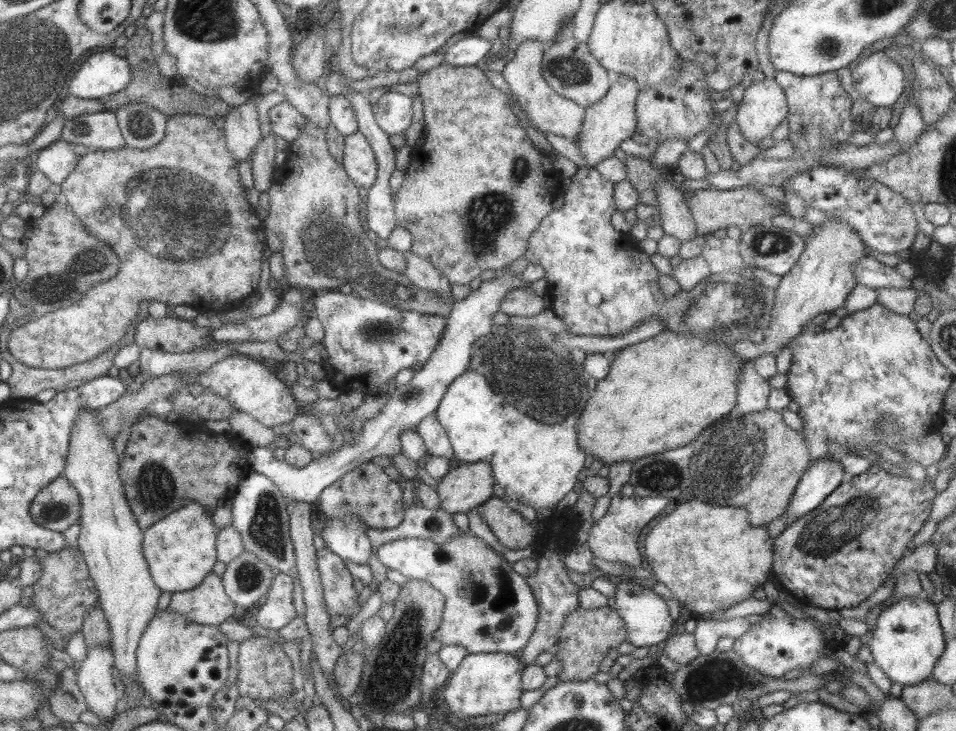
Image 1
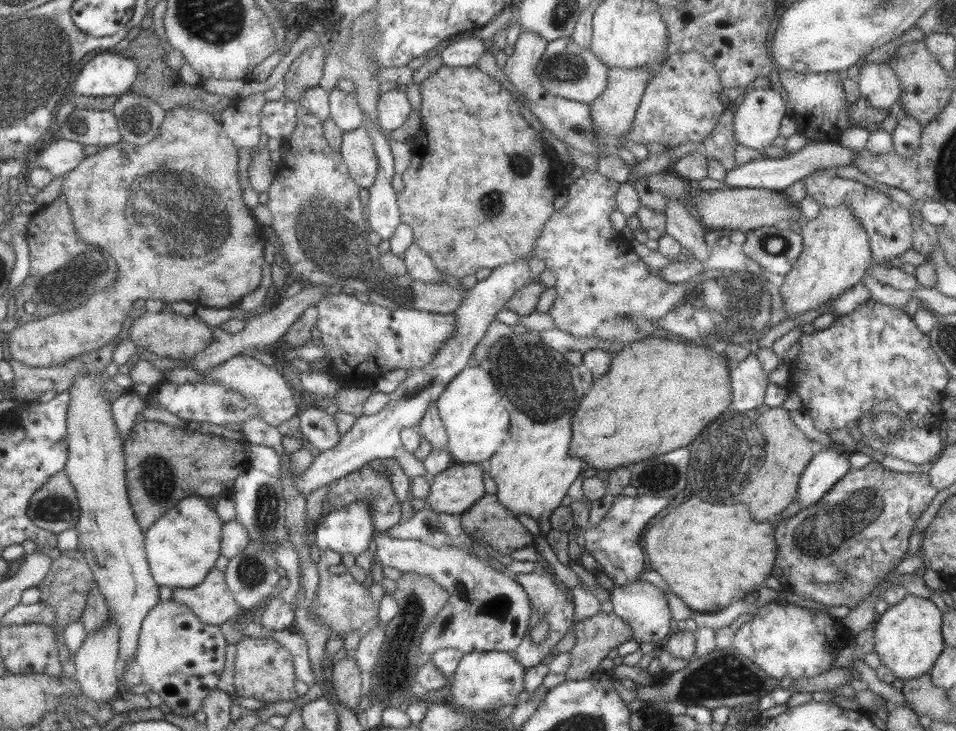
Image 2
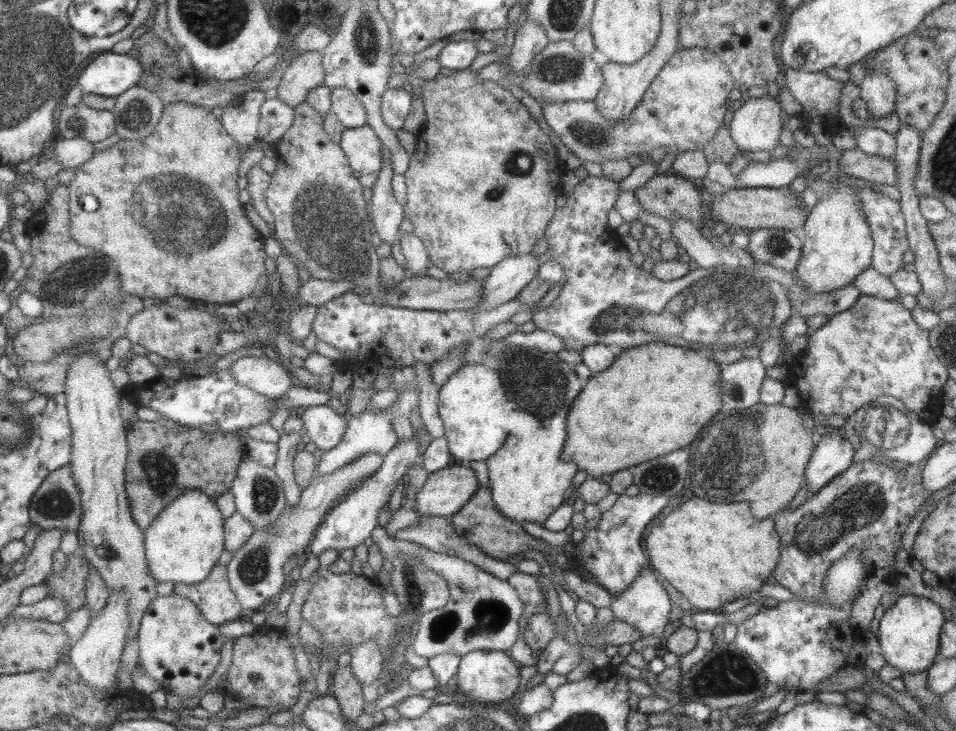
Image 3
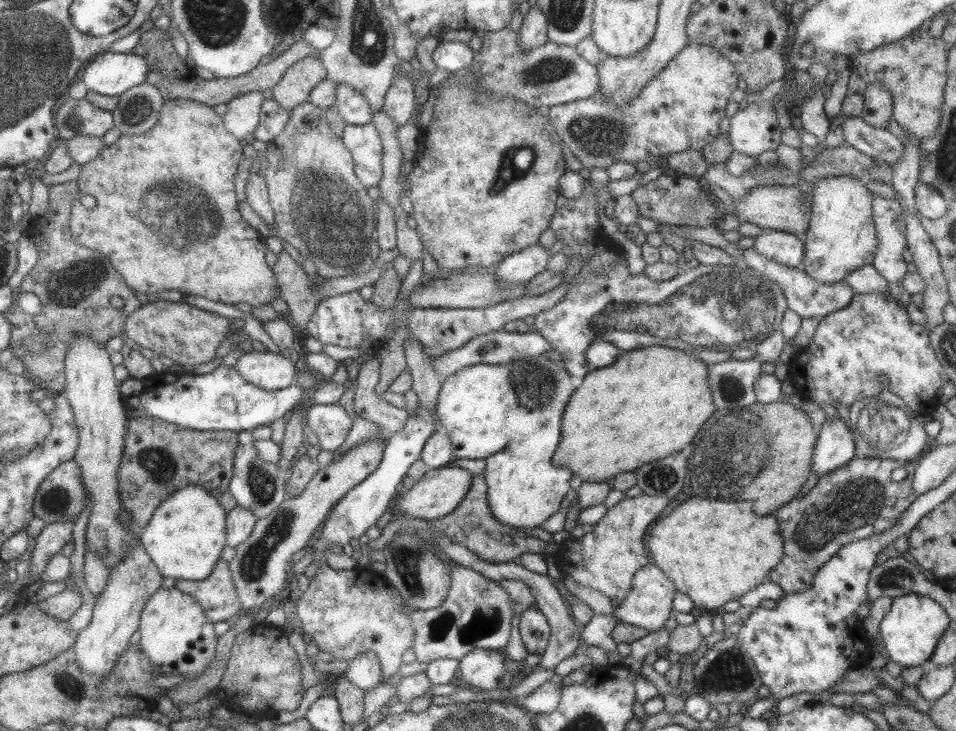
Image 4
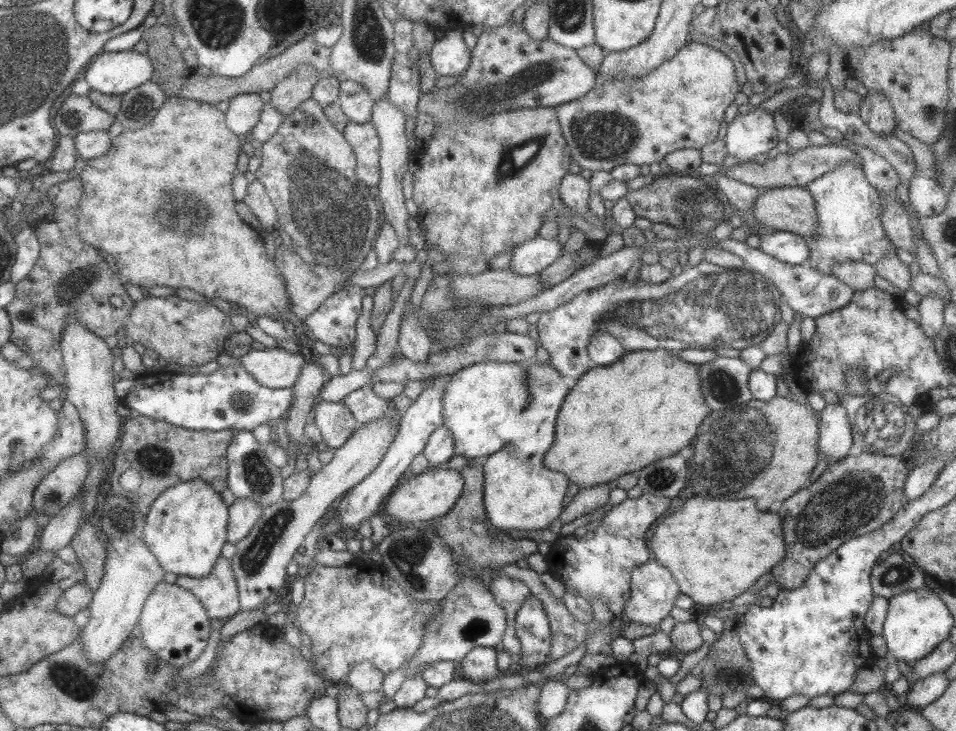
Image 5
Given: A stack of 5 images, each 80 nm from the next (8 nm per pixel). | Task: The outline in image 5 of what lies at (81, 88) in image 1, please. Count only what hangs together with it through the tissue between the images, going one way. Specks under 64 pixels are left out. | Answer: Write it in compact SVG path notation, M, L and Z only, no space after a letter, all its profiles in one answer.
M134 51L102 52L84 69L90 90L101 94L123 95L150 80L153 65L147 54Z

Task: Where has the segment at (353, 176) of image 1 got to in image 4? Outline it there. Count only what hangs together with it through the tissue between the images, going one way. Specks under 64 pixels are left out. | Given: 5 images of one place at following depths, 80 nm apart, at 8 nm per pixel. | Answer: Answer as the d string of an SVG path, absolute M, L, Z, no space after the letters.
M346 124L340 137L351 153L359 183L366 189L378 187L382 177L382 146L374 126Z

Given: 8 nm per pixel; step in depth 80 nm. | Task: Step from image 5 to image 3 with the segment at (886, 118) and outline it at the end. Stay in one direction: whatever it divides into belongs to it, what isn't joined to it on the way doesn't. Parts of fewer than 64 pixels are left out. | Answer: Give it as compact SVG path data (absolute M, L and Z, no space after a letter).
M882 72L864 74L859 85L860 99L866 104L867 118L886 117L894 110L896 101L895 83L891 82Z

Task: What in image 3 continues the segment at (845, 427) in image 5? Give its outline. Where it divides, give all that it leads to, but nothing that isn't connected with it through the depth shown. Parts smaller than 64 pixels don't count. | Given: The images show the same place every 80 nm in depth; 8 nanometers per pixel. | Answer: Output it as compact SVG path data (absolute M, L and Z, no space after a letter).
M837 431L826 432L814 447L813 454L804 470L804 486L812 495L839 472L853 463L853 446Z

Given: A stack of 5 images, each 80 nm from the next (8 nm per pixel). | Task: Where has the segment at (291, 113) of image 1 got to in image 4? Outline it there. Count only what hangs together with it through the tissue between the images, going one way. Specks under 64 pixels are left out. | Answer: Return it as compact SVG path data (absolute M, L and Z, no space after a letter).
M265 99L258 112L258 123L253 133L254 140L268 143L281 132L289 115L290 111L283 110L275 100Z

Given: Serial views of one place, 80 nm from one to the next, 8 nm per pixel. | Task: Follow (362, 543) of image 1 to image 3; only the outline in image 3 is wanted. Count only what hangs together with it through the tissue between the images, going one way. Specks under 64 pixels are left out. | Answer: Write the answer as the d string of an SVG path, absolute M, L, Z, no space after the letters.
M413 435L413 438L409 438L409 440L399 439L397 446L382 458L381 467L367 477L343 500L339 501L325 516L323 523L317 527L310 539L305 554L311 554L318 558L318 554L327 549L335 549L336 551L344 548L353 549L354 546L363 543L363 540L370 536L373 528L377 527L379 511L388 503L396 484L398 484L398 480L405 478L409 465L420 459L417 436Z

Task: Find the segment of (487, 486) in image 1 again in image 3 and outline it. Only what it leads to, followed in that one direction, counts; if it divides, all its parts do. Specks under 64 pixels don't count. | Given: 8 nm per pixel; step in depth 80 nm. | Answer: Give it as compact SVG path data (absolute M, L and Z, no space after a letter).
M449 466L428 473L425 482L414 492L415 504L412 510L417 517L437 516L451 517L471 498L479 486L472 469L463 466Z

